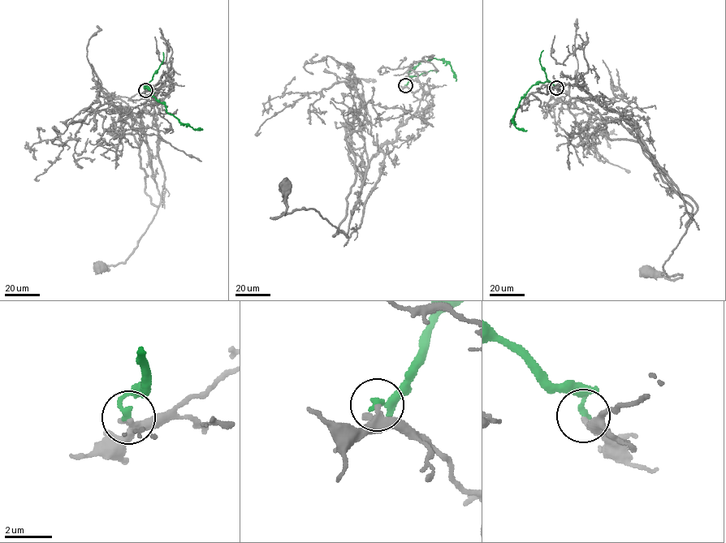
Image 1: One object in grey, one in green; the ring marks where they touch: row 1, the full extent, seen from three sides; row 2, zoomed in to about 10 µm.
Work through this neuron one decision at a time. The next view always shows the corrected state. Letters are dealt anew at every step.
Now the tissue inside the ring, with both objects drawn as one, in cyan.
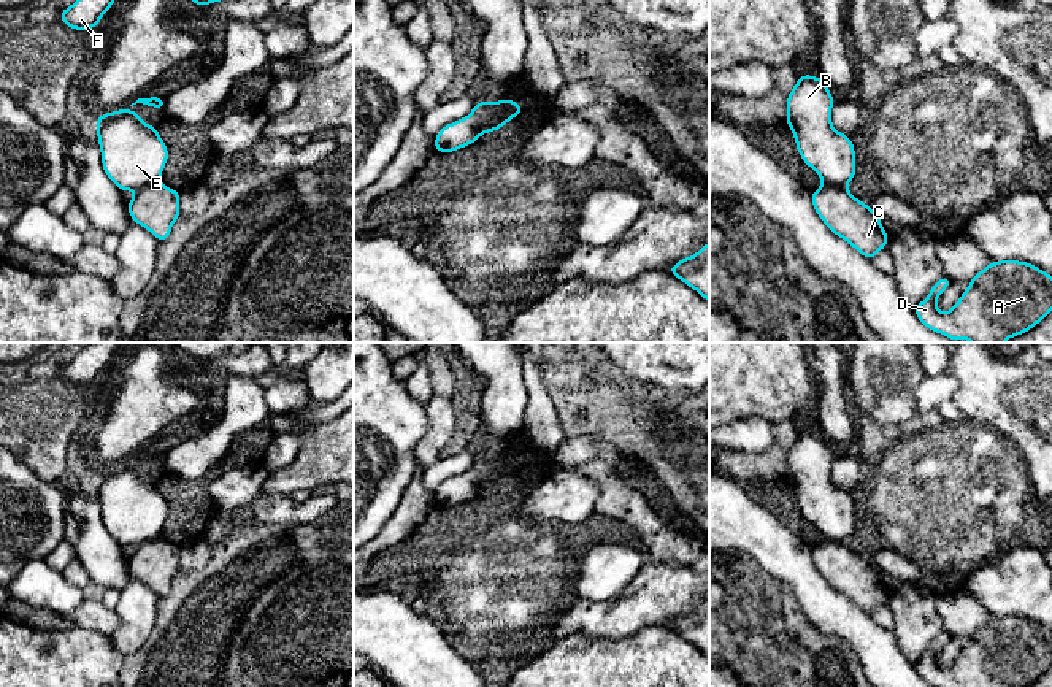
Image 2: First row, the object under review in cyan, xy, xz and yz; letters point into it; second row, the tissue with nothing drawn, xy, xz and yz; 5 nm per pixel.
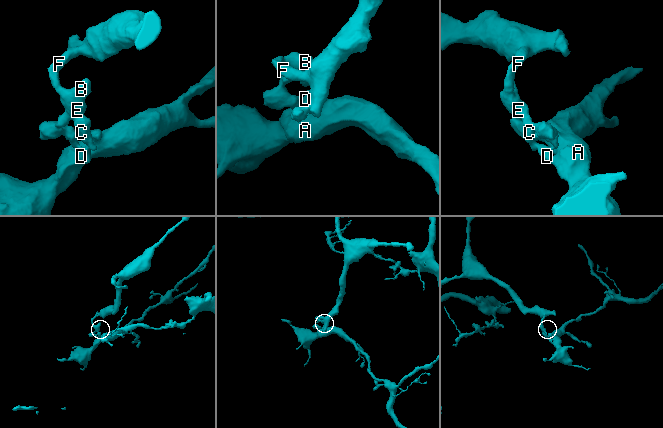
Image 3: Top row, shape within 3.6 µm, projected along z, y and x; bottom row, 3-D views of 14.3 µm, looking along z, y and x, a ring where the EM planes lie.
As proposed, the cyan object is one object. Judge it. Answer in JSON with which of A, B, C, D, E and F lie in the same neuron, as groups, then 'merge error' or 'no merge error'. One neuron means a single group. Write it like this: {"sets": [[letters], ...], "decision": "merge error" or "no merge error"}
{"sets": [["A", "C", "D"], ["B", "E", "F"]], "decision": "merge error"}

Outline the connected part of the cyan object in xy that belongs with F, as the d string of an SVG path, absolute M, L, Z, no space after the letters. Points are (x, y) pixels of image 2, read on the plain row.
M89 343L71 362L62 365L60 376L75 386L94 384L124 343Z

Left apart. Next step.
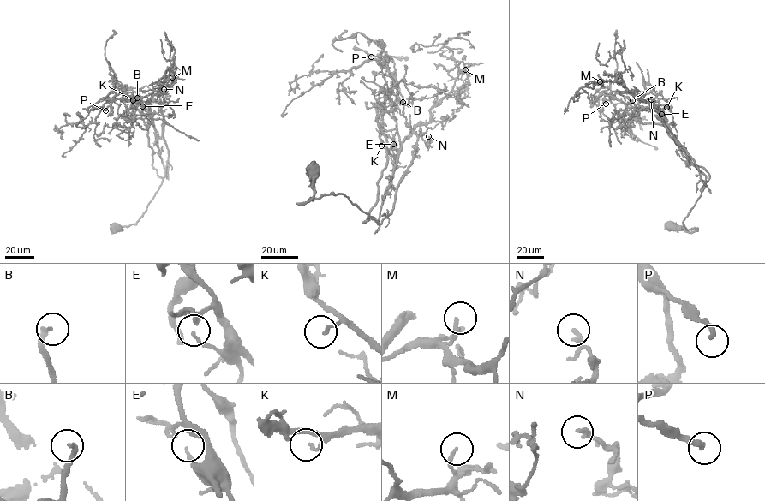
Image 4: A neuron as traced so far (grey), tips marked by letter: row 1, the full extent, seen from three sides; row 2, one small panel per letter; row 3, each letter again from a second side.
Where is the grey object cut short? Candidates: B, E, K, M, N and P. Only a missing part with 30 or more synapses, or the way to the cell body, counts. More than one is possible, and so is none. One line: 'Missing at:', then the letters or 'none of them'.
Missing at: none of them

